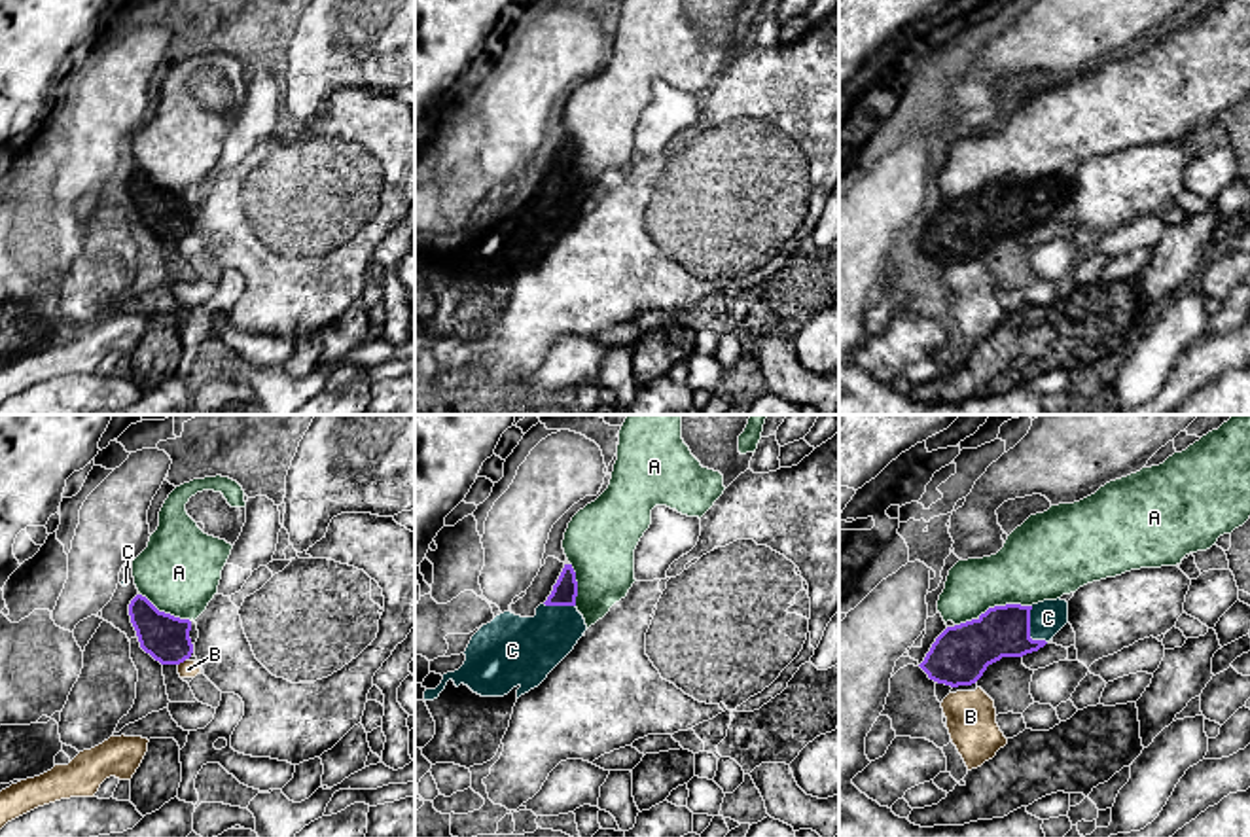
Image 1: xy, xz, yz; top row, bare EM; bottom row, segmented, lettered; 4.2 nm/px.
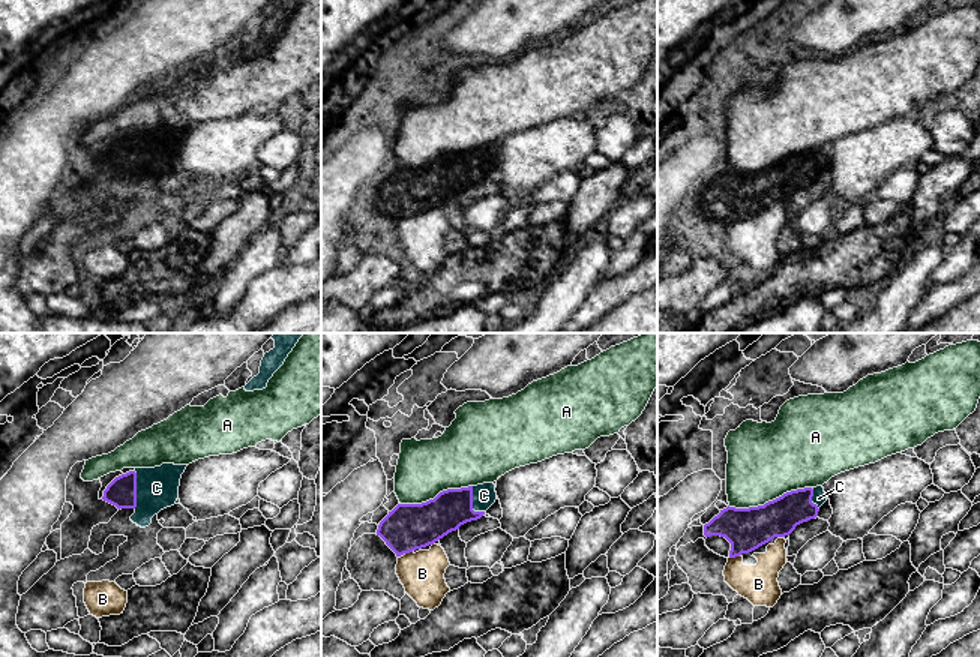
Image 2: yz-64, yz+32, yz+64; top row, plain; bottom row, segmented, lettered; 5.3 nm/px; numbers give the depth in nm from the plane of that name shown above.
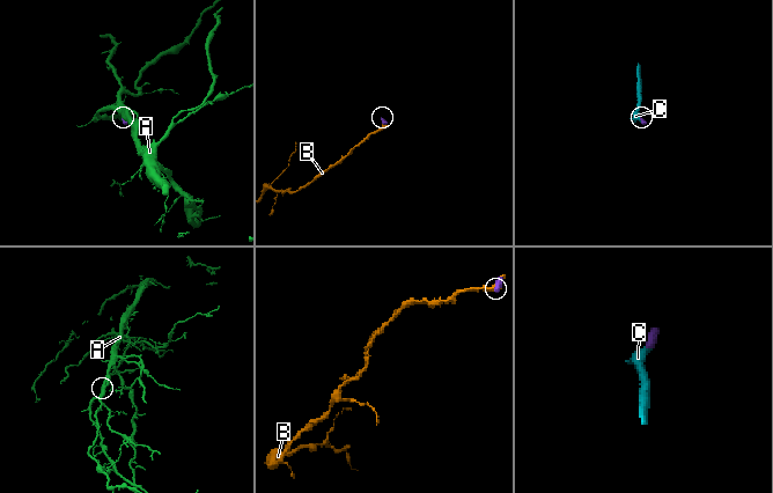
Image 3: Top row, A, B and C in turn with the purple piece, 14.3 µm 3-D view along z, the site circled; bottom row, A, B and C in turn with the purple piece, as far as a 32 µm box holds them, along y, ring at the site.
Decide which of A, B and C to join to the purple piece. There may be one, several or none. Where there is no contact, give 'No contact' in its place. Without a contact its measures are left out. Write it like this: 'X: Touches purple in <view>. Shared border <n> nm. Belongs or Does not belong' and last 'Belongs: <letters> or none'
A: Touches purple in yz. Shared border 340 nm. Does not belong
B: Touches purple in xy. Shared border 40 nm. Does not belong
C: Touches purple in yz. Shared border 170 nm. Belongs
Belongs: C

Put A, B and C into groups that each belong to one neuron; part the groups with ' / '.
A / B / C

